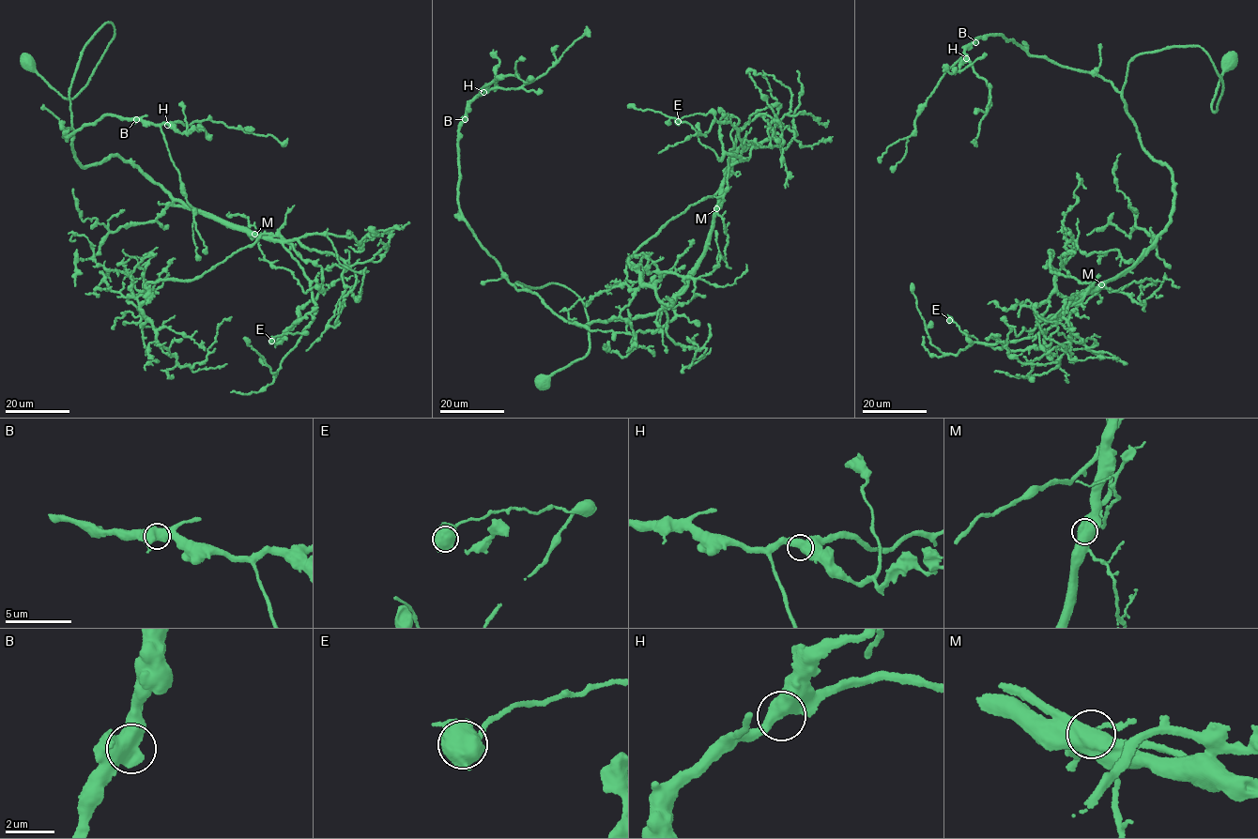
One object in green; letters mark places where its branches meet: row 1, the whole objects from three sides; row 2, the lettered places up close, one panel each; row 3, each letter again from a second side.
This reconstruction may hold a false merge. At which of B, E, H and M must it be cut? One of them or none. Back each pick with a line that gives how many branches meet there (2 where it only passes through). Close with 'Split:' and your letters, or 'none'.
M: 2
Split: M

